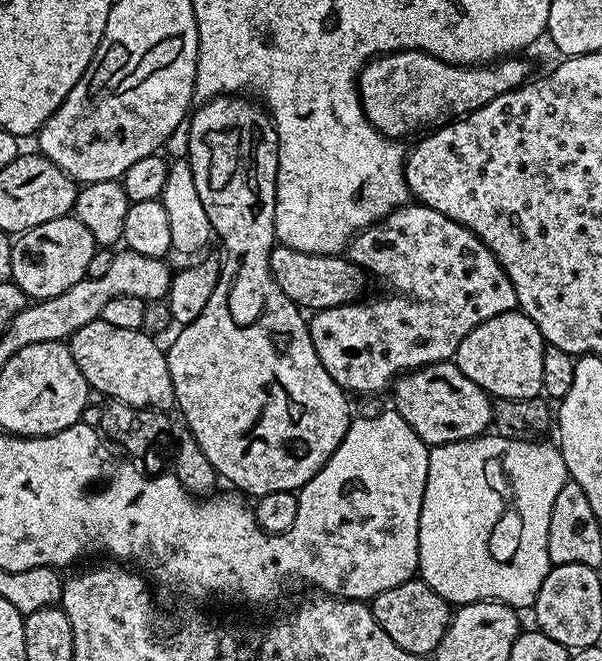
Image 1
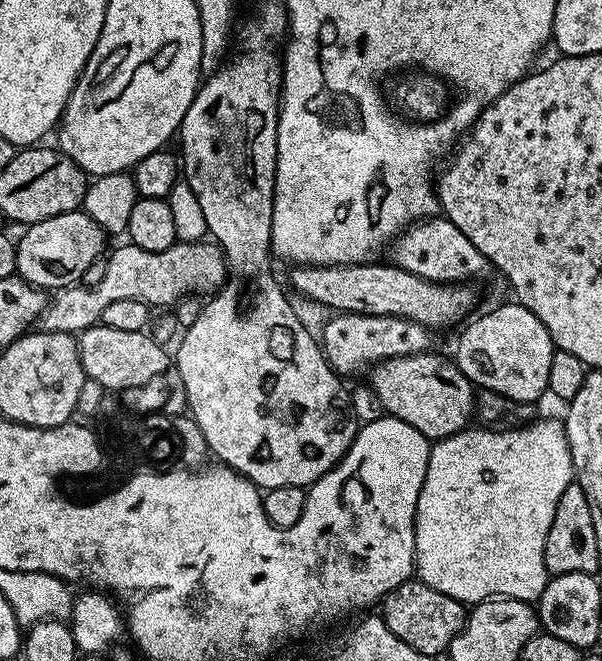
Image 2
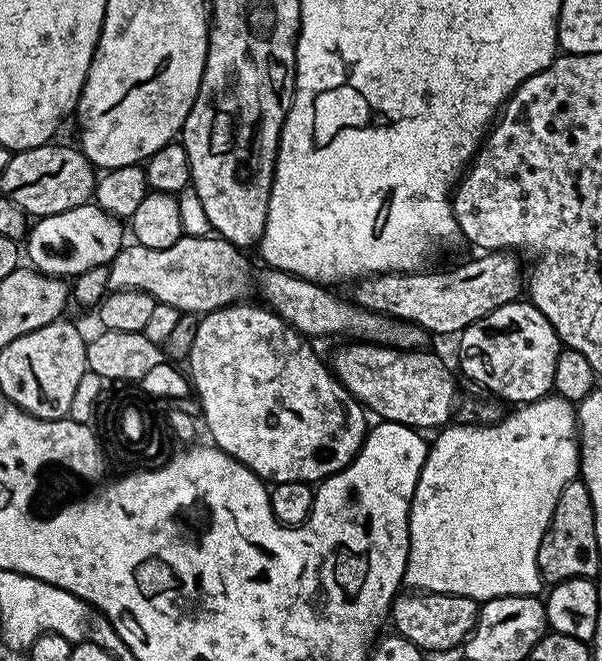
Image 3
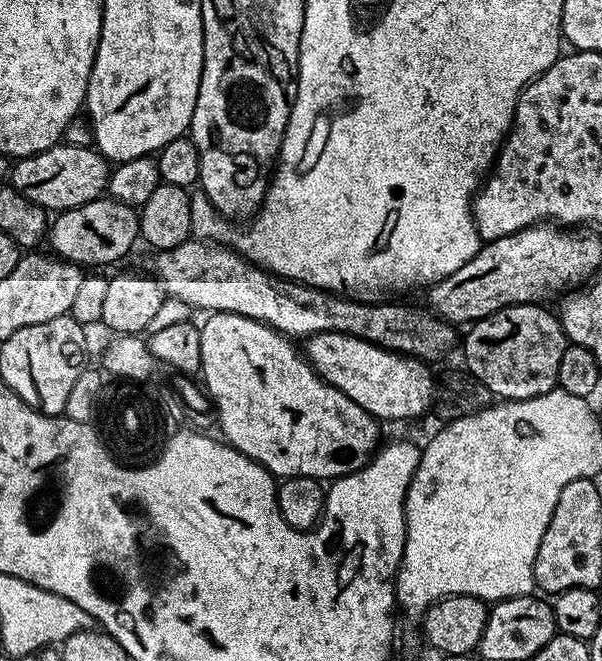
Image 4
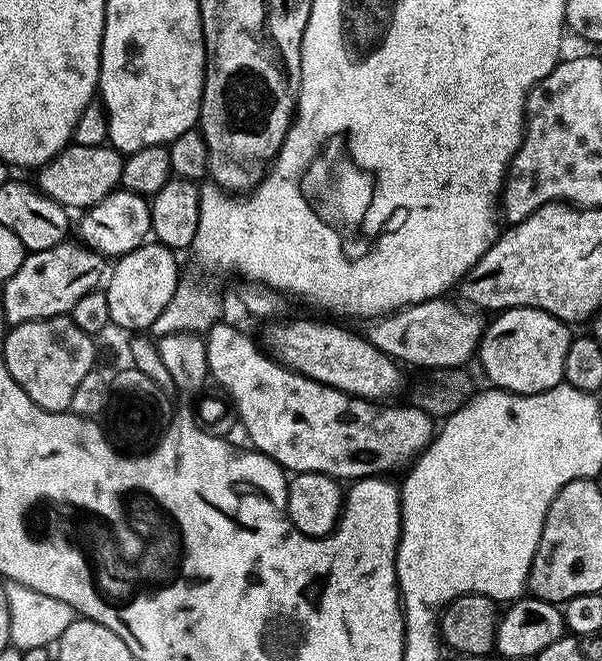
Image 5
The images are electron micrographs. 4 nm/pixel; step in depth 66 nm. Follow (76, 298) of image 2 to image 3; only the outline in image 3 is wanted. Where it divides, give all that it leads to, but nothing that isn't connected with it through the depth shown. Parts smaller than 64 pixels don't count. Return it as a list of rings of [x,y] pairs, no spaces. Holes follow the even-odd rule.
[[[183,235],[174,246],[166,250],[150,250],[150,246],[142,246],[135,242],[120,249],[120,253],[108,265],[110,270],[109,289],[113,292],[145,292],[156,299],[157,304],[165,304],[179,313],[207,314],[217,312],[231,304],[243,301],[244,296],[252,288],[252,264],[245,253],[236,248],[221,236]]]

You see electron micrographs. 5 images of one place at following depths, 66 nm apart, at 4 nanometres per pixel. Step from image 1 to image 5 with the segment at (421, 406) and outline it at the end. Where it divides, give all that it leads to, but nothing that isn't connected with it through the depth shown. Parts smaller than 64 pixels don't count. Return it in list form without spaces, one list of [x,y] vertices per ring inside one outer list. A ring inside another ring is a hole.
[[[273,318],[263,325],[263,347],[279,364],[360,400],[384,402],[387,396],[399,390],[401,365],[386,353],[378,351],[359,331],[351,332],[340,322],[327,324],[324,320],[284,319]]]

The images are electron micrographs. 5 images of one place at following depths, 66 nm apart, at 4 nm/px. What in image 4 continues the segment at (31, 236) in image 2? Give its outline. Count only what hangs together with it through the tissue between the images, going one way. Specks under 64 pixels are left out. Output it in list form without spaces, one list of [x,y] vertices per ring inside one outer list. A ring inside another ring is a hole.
[[[111,198],[91,200],[77,208],[65,208],[60,216],[51,221],[46,233],[47,243],[52,243],[51,251],[62,260],[69,260],[71,264],[89,266],[88,264],[112,264],[120,260],[140,240],[140,213],[128,204],[123,204]]]

